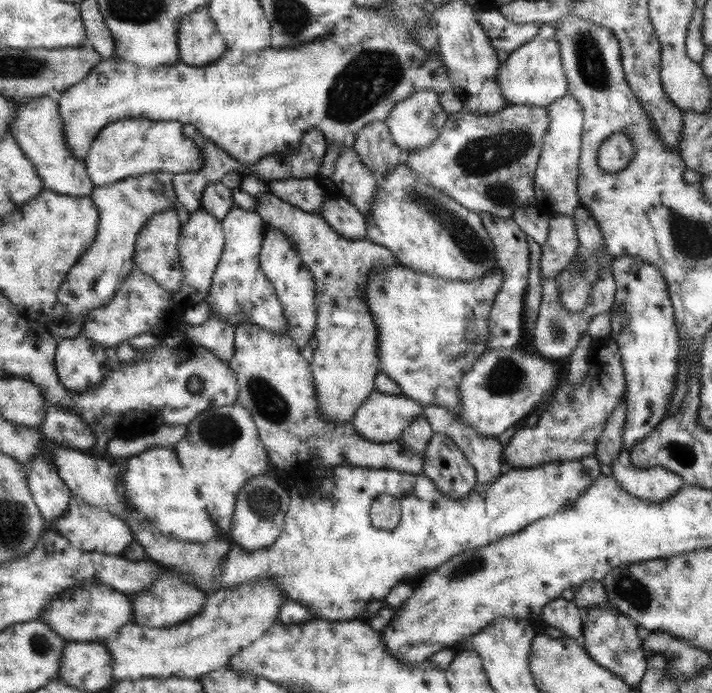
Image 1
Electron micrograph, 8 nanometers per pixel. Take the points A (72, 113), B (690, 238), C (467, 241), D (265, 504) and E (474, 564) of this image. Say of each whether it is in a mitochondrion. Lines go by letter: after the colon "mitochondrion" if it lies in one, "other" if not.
A: other
B: mitochondrion
C: mitochondrion
D: mitochondrion
E: mitochondrion

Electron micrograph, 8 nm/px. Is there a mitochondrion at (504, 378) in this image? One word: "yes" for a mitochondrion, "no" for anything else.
yes

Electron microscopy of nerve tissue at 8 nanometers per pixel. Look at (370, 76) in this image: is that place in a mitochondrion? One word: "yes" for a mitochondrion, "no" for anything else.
yes

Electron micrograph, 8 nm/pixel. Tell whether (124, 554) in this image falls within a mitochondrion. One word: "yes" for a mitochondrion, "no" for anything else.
no

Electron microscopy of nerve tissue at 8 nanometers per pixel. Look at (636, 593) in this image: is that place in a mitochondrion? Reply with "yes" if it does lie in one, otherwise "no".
yes

